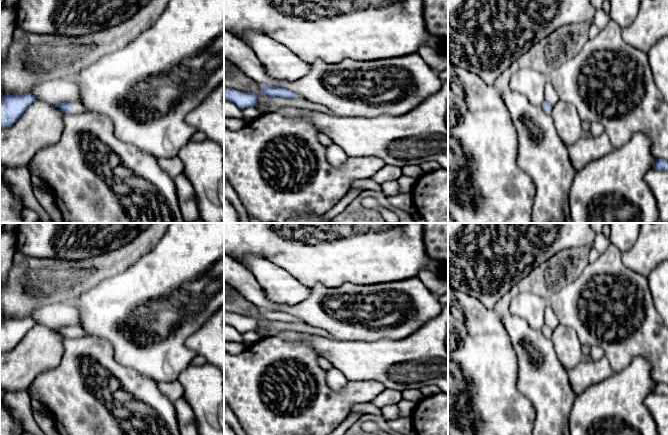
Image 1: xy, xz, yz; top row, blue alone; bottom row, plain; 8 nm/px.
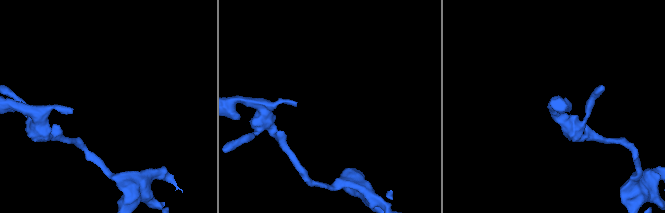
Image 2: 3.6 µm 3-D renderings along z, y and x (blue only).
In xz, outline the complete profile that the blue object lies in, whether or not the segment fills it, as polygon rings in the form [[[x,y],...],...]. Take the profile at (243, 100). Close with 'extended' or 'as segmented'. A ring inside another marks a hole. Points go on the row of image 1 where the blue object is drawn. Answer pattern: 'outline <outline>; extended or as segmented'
outline [[[224,88],[224,101],[234,103],[242,110],[256,106],[257,95],[251,92],[240,92],[235,89]]]; as segmented

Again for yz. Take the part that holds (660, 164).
outline [[[656,159],[653,164],[653,169],[660,171],[668,171],[668,161],[664,159]]]; as segmented

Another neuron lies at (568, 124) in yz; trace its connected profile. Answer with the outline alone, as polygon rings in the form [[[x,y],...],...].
[[[558,100],[552,107],[550,115],[558,136],[567,147],[576,143],[583,136],[583,120],[572,104]]]

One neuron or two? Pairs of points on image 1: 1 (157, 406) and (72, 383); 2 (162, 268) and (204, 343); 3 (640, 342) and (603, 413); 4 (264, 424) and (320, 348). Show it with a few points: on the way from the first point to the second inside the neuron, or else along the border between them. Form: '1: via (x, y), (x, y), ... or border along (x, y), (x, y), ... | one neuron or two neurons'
1: via (129, 386), (91, 352), (80, 351), (74, 355) | one neuron
2: border along (213, 313), (185, 341), (185, 344), (197, 354) | two neurons
3: border along (652, 366), (636, 356), (613, 372) | two neurons
4: border along (296, 340), (305, 340), (319, 356) | two neurons

